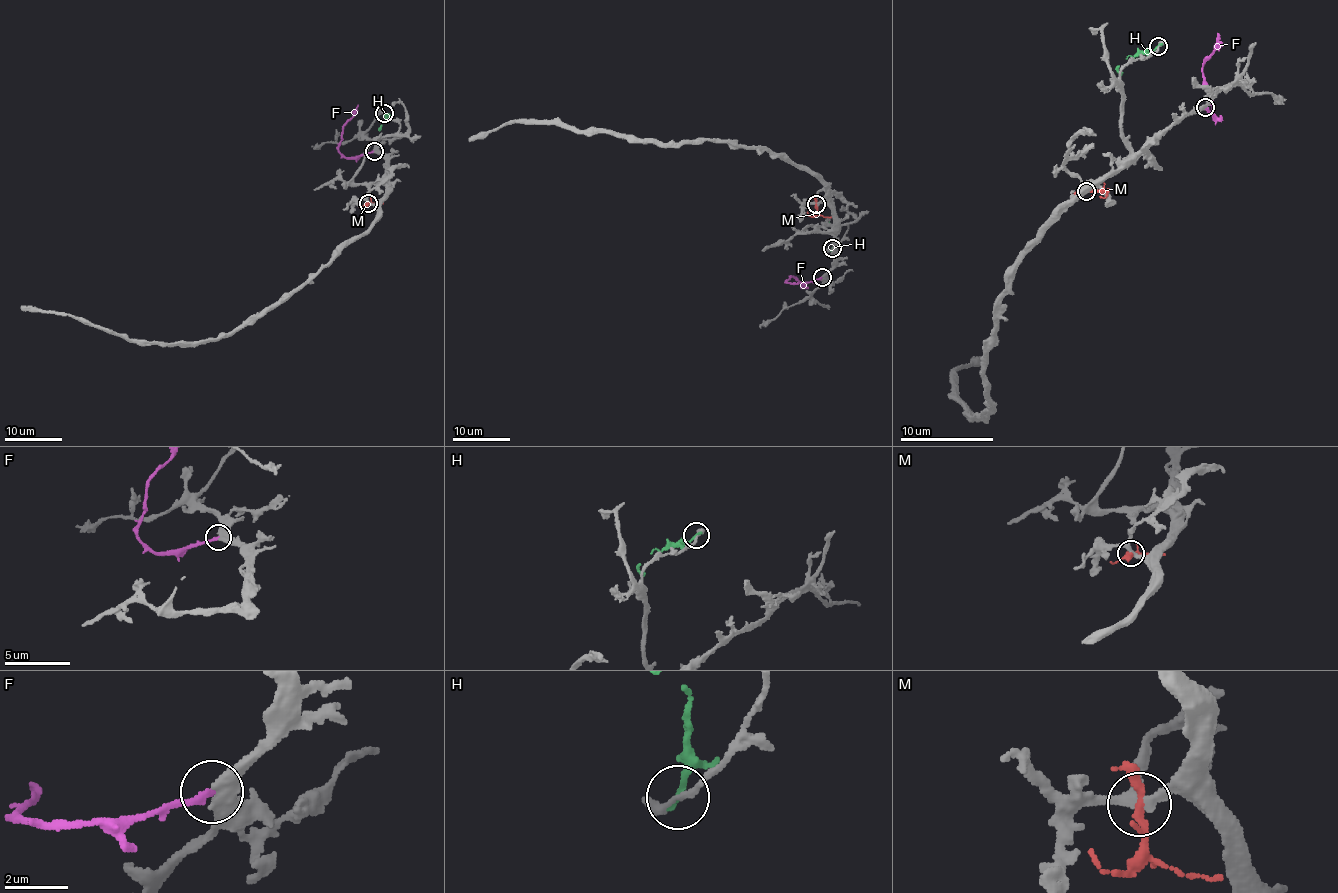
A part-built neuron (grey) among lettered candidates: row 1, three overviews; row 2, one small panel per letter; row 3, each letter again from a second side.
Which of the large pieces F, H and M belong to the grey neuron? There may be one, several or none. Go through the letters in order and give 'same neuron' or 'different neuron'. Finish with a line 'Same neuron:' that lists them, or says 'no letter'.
F: same neuron
H: different neuron
M: different neuron
Same neuron: F

